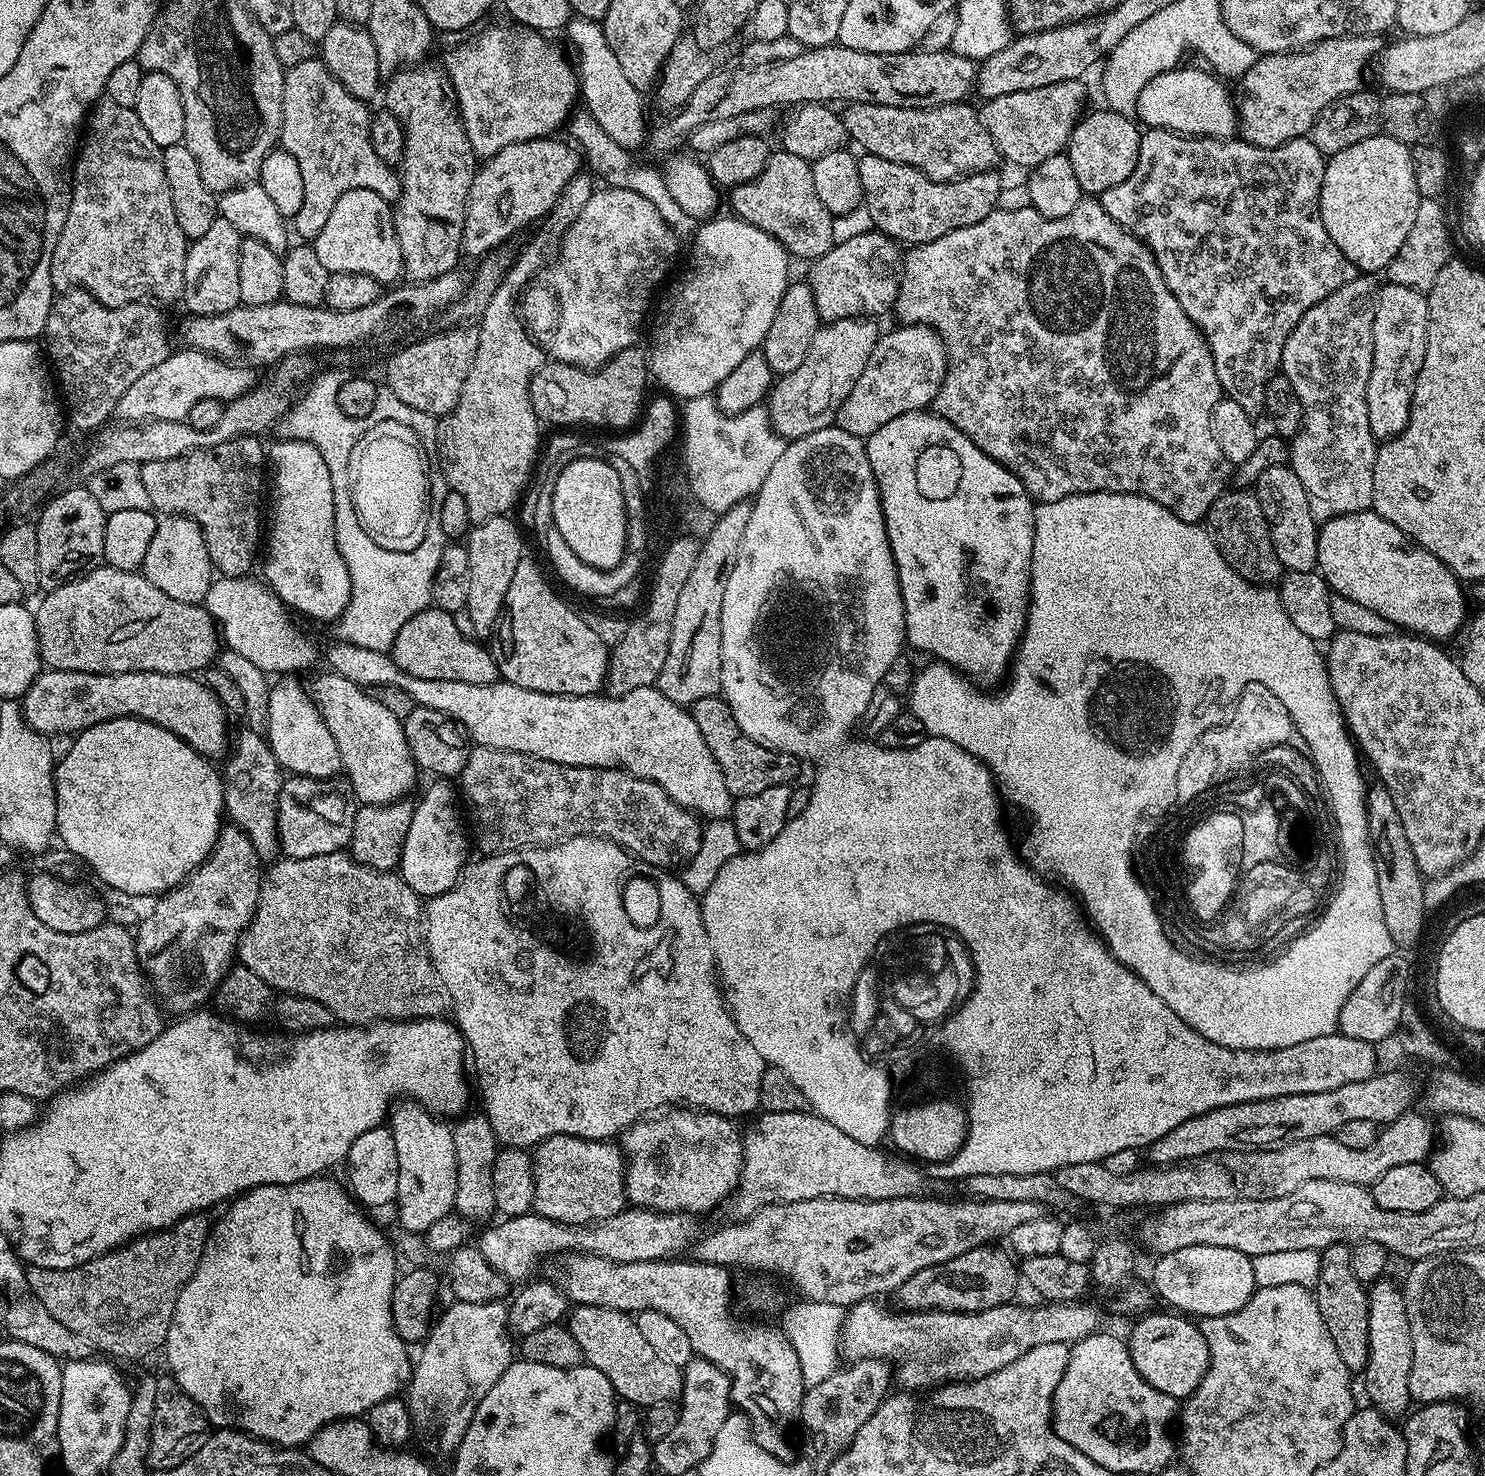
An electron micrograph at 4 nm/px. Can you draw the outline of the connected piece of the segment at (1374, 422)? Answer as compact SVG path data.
M1381 283L1374 310L1374 358L1370 382L1366 386L1366 410L1370 418L1370 430L1377 441L1392 440L1407 426L1412 391L1426 358L1427 341L1427 295L1410 286Z

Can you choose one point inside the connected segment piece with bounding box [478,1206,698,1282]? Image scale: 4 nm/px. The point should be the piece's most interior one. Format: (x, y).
(514, 1248)

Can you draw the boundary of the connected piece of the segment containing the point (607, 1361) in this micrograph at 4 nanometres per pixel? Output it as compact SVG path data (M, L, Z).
M582 1304L569 1311L566 1326L570 1334L574 1334L574 1342L578 1342L587 1367L606 1374L621 1401L635 1404L640 1410L647 1410L655 1403L679 1401L684 1385L682 1369L669 1366L646 1343L646 1337L638 1331L635 1319L629 1313Z

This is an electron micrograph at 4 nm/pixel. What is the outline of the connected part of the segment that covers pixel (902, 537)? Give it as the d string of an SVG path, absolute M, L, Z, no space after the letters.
M932 410L907 412L898 418L893 418L890 422L886 422L886 426L874 430L874 434L867 437L866 447L870 458L870 470L874 470L874 478L878 486L890 550L893 558L896 559L896 577L900 583L900 593L904 603L904 635L907 643L913 644L920 652L929 652L932 655L929 657L949 664L951 668L955 668L957 672L967 676L977 685L999 685L1005 679L1016 655L1016 647L1020 644L1020 635L1024 633L1028 617L1028 591L1032 581L1036 510L1026 486L1022 486L1022 482L1018 482L1018 478L1014 478L1014 474L1006 470L1006 466L994 462L994 458L978 450L978 446L974 446L974 442L970 442L970 438L966 438L966 434L958 430L958 426L946 422L946 418L937 416Z

